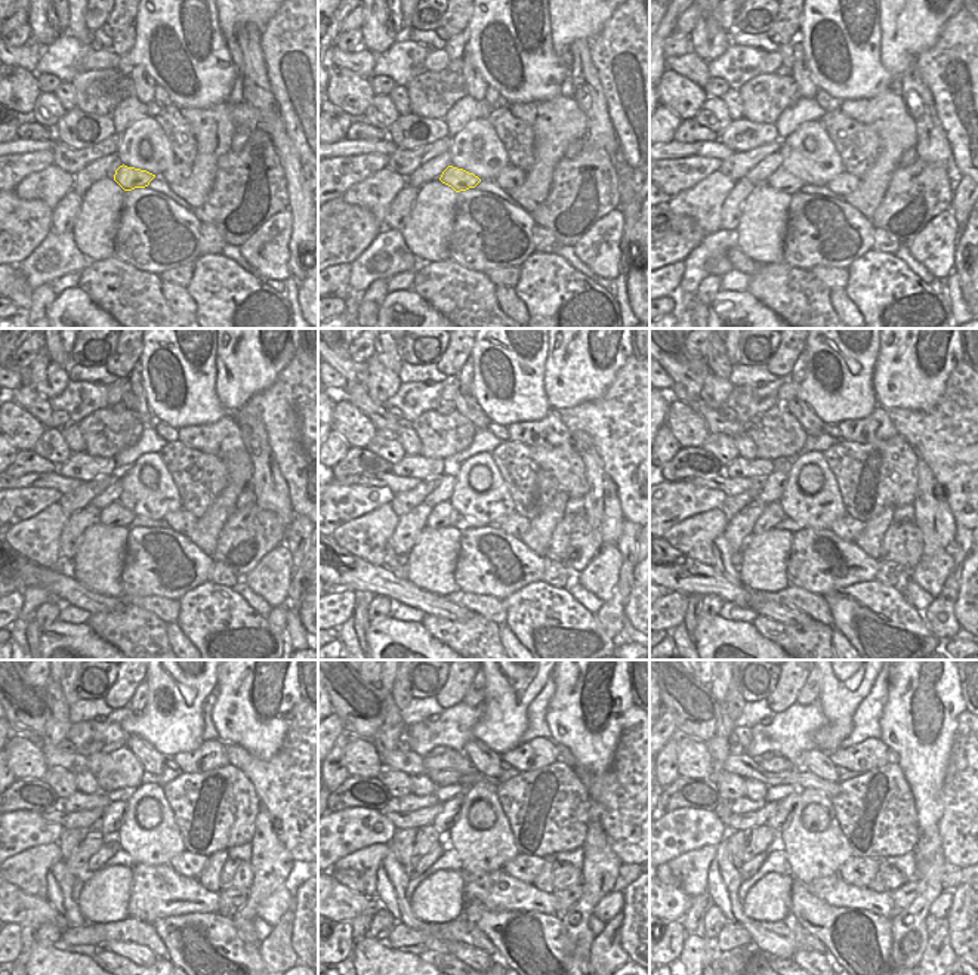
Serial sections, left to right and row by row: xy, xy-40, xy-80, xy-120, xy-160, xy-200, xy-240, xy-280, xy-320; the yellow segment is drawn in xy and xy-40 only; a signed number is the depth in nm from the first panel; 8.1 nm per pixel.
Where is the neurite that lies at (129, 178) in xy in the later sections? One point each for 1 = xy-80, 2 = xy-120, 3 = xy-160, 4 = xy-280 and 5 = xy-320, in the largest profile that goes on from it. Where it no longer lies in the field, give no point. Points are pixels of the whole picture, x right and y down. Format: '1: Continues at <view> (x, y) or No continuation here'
1: Continues at xy-80 (783, 181)
2: Continues at xy-120 (114, 514)
3: Continues at xy-160 (443, 515)
4: Continues at xy-280 (426, 861)
5: Continues at xy-320 (750, 867)

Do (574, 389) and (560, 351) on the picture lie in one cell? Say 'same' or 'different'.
same

